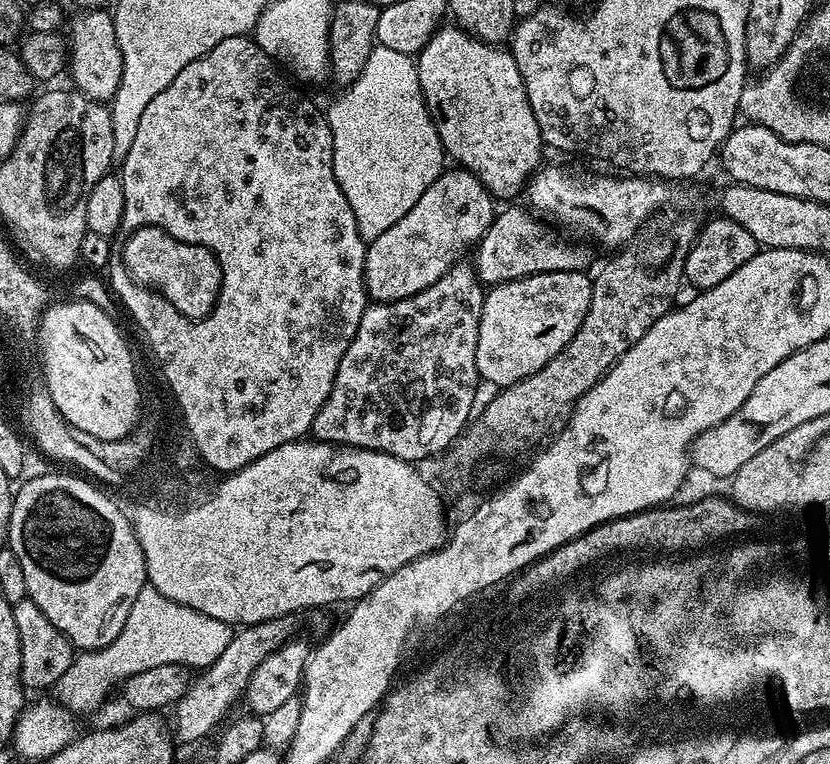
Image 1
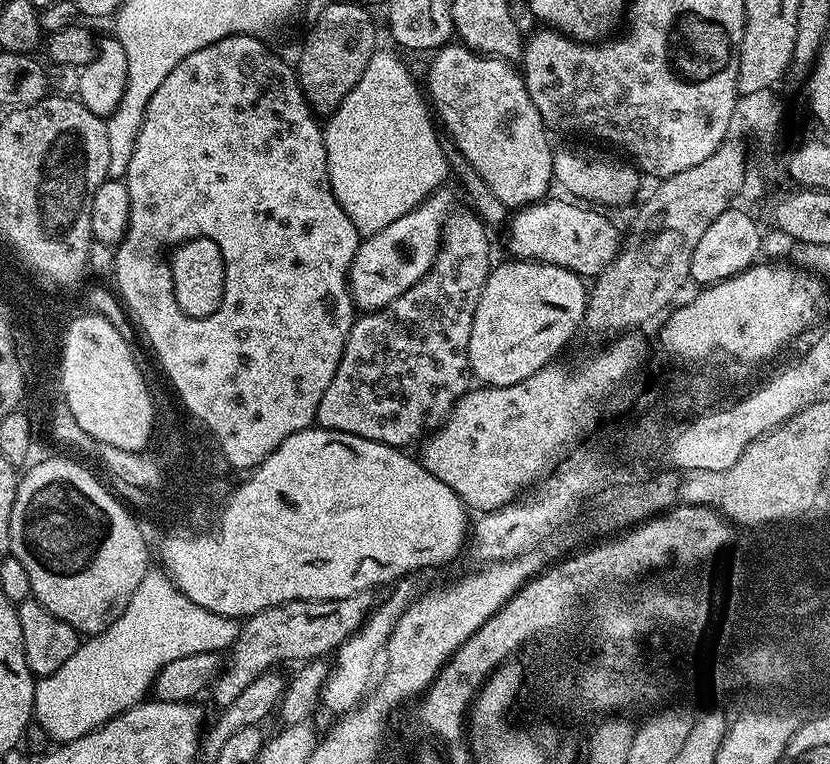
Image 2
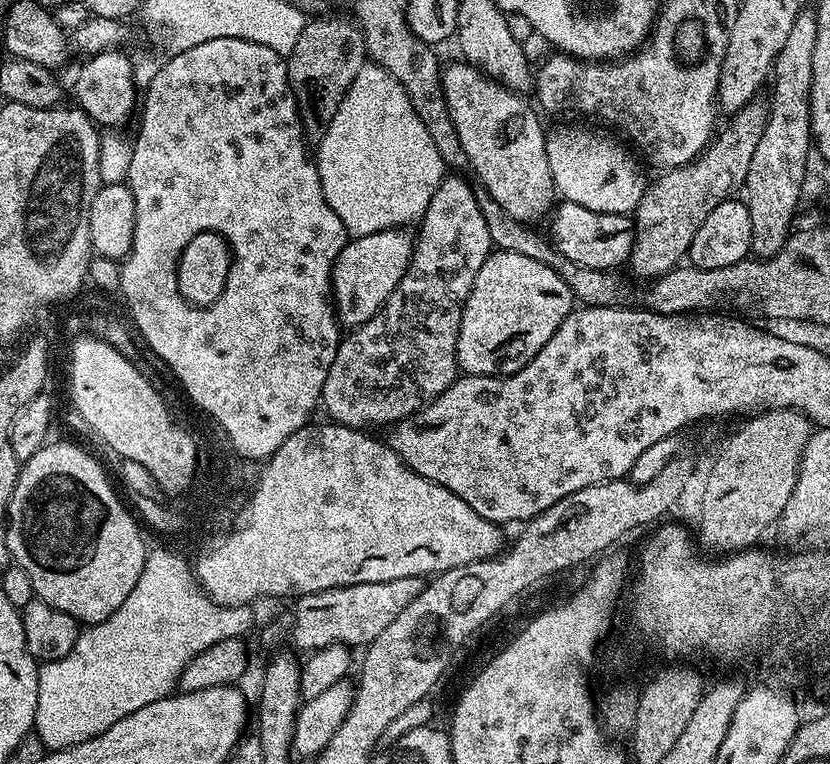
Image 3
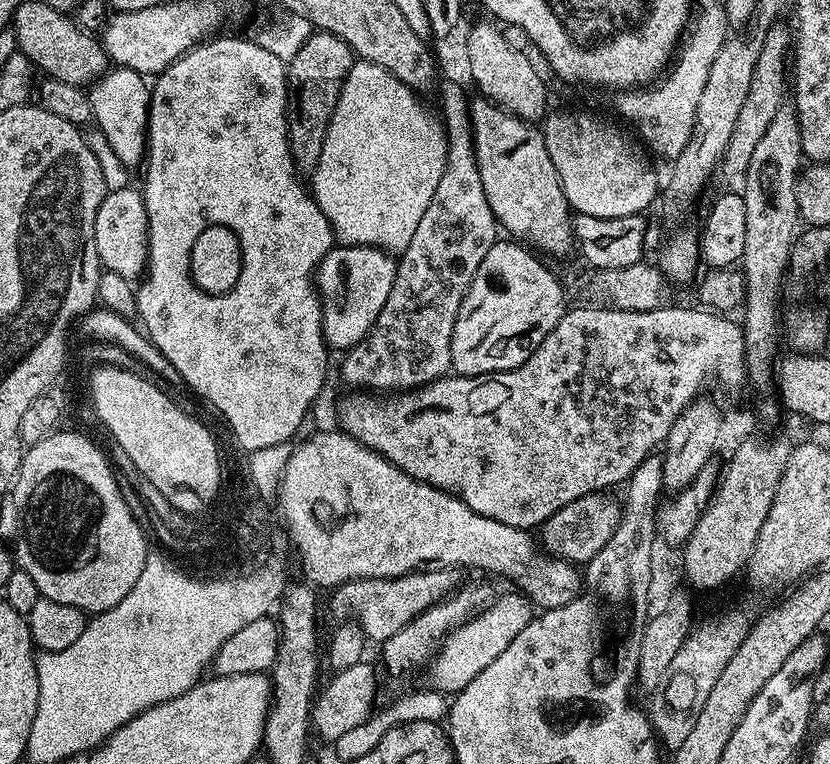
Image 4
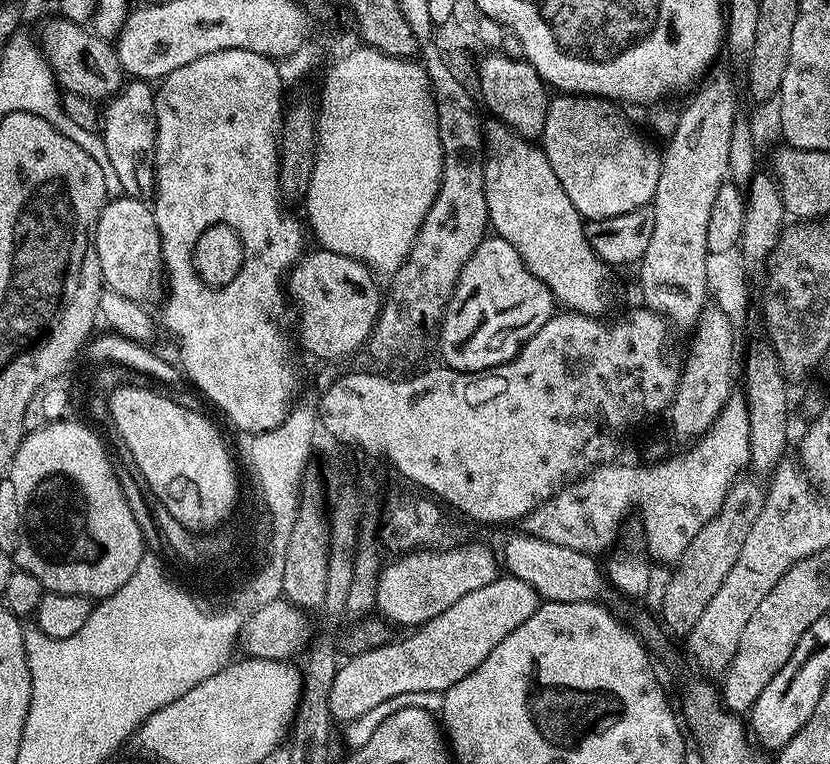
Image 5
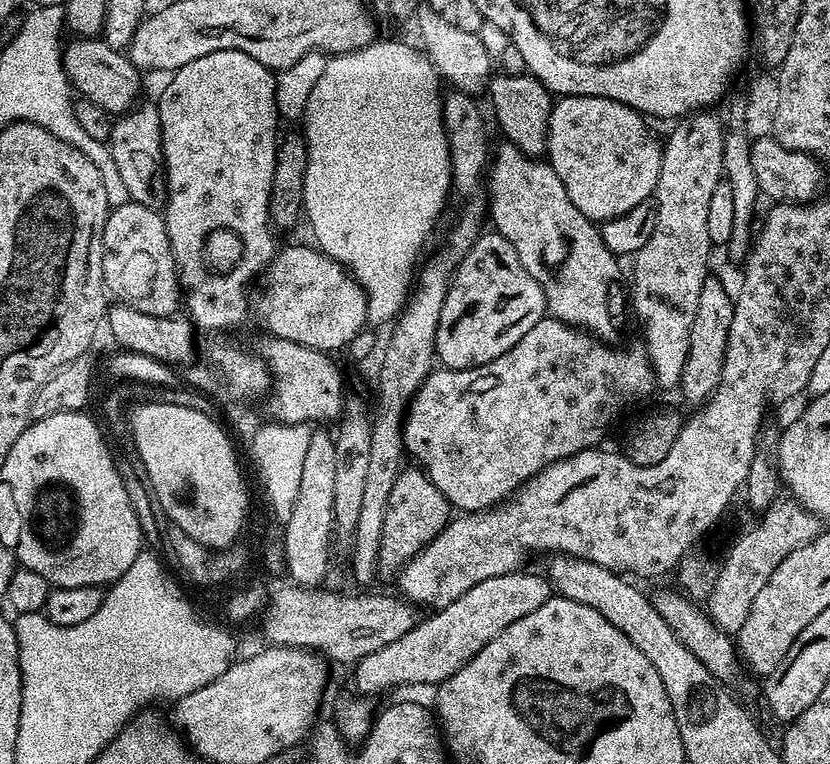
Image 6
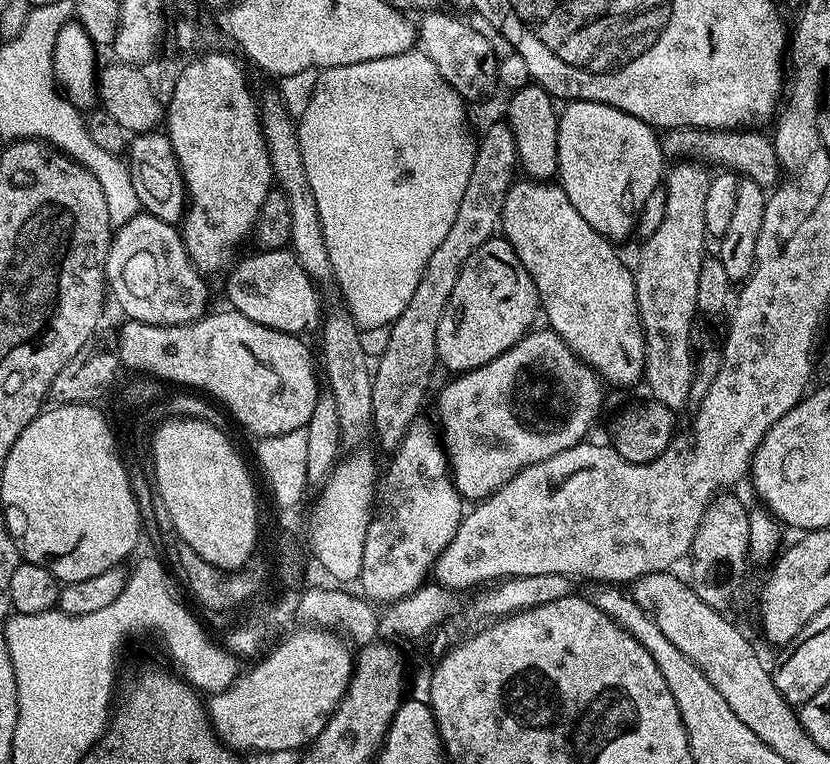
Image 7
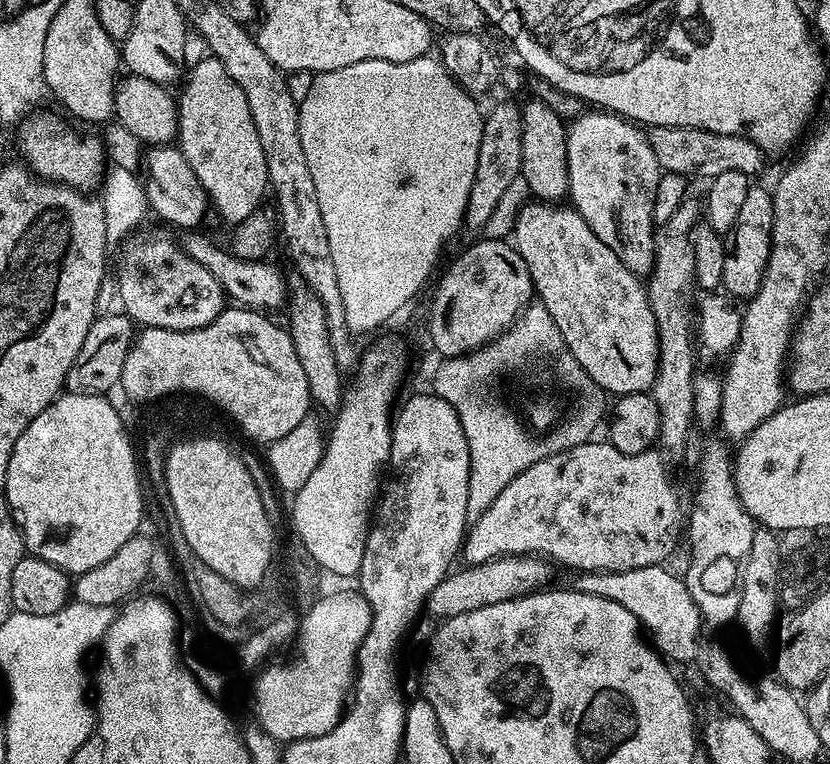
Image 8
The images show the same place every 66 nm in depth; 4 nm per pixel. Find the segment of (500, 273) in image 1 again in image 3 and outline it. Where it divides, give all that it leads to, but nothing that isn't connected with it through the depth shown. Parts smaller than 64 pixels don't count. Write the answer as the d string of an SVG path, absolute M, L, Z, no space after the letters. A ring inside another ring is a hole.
M564 200L555 205L551 220L550 239L553 247L578 266L616 270L619 264L627 265L636 237L636 226L631 215L586 210L586 206L578 206L578 202Z

